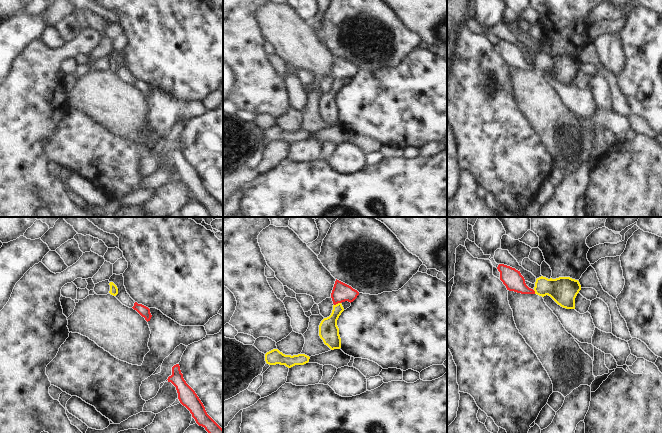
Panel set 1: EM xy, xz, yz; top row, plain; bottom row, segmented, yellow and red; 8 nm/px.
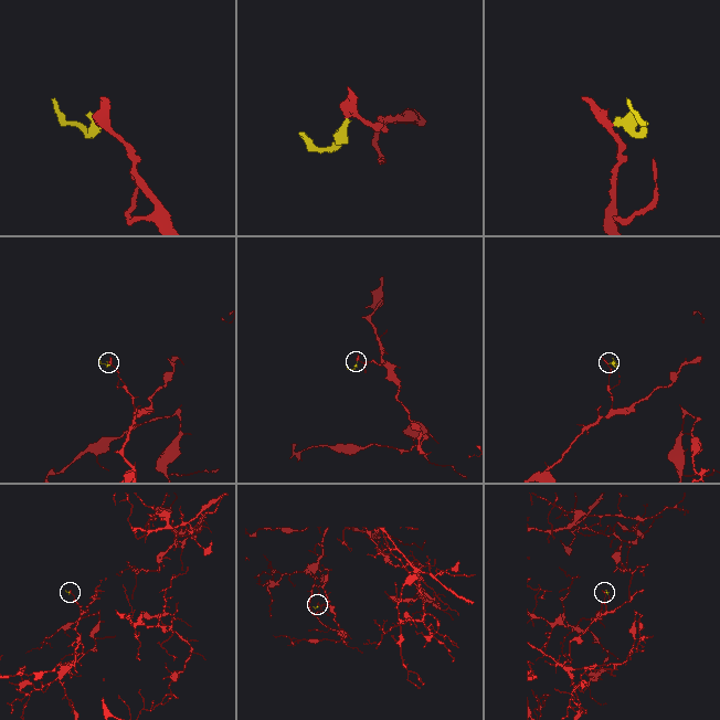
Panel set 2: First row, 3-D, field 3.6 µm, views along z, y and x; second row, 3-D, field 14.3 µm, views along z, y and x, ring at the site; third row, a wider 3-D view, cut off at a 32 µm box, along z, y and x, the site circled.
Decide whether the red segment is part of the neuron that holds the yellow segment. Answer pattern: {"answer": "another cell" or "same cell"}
{"answer": "same cell"}

